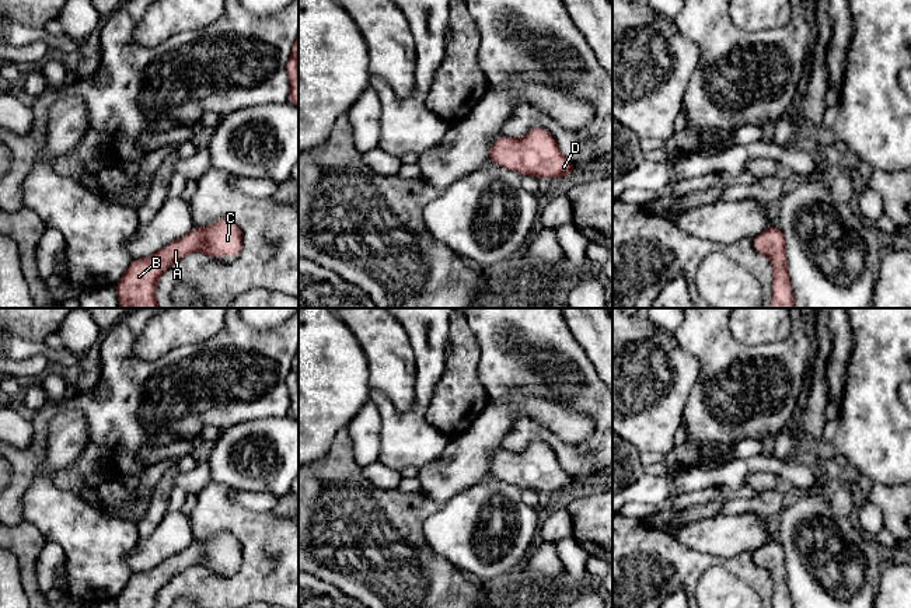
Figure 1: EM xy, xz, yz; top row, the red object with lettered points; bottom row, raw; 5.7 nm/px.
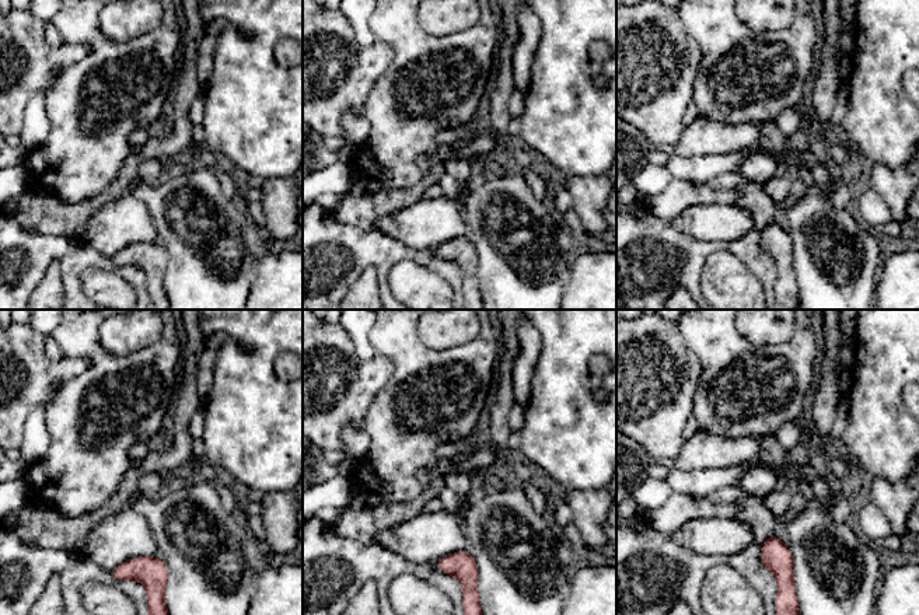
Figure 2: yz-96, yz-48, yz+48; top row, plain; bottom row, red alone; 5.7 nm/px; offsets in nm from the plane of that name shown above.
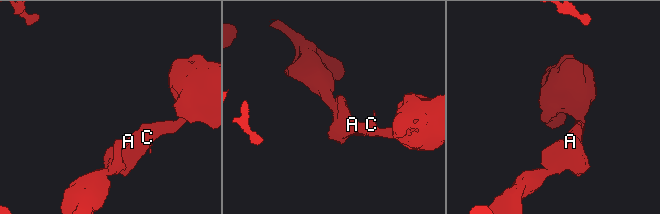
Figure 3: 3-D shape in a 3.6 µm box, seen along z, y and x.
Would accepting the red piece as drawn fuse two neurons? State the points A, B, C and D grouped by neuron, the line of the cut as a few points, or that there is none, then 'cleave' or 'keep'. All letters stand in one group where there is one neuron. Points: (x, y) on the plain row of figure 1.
A B C D | no cut | keep

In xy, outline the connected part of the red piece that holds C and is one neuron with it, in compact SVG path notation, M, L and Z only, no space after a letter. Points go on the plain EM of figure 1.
M219 532L209 541L195 539L184 552L175 553L149 572L133 573L116 597L118 608L156 608L158 591L177 574L191 566L221 572L226 566L238 570L242 549L230 532Z

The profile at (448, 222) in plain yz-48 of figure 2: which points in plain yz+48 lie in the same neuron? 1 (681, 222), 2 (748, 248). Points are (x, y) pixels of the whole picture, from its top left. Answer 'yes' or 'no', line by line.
1: yes
2: no

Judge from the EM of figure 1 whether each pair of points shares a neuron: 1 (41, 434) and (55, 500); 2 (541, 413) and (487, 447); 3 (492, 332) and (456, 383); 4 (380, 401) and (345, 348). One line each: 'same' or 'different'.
1: different
2: same
3: different
4: different

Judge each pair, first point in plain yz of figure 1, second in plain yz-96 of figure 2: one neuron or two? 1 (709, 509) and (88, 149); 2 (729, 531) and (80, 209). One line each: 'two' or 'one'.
1: two
2: two

